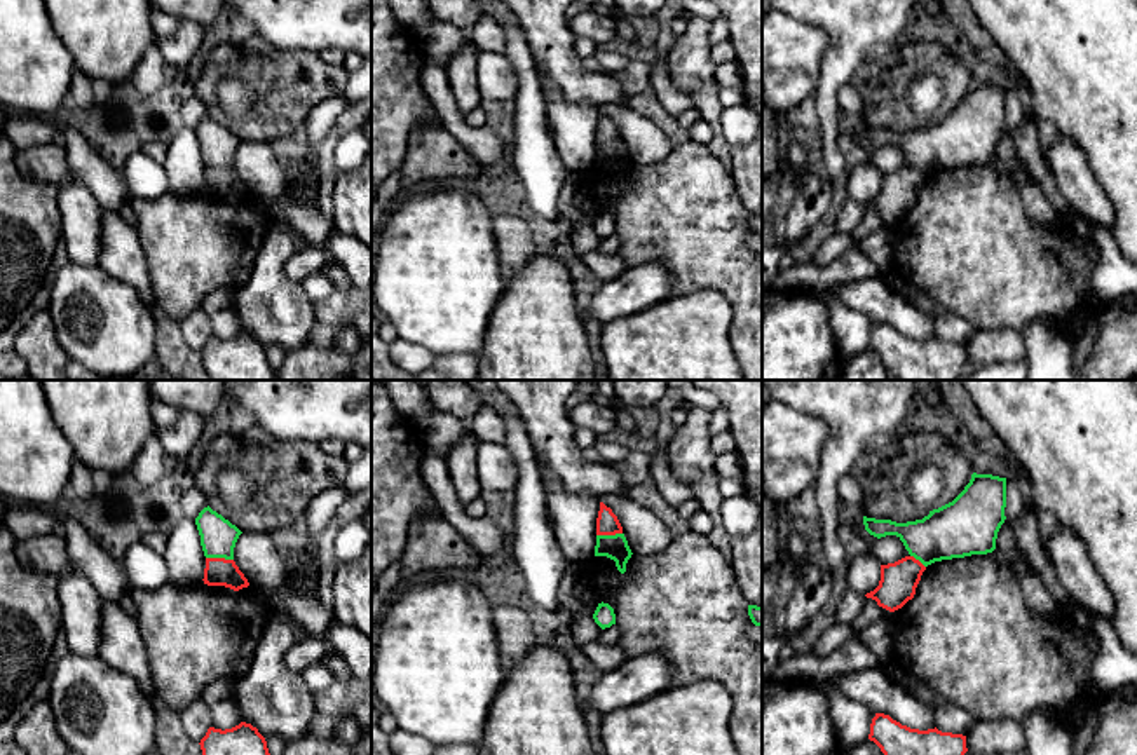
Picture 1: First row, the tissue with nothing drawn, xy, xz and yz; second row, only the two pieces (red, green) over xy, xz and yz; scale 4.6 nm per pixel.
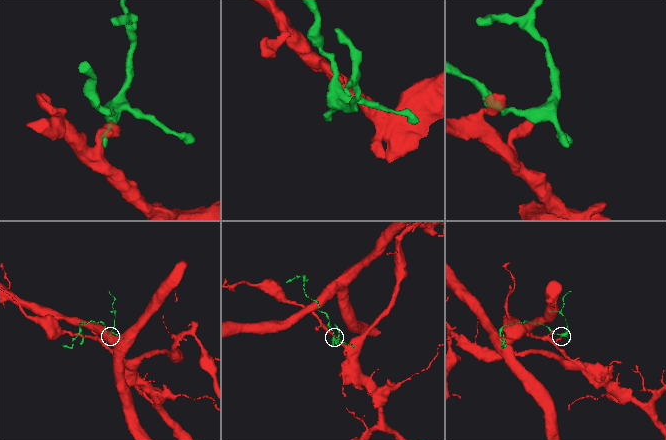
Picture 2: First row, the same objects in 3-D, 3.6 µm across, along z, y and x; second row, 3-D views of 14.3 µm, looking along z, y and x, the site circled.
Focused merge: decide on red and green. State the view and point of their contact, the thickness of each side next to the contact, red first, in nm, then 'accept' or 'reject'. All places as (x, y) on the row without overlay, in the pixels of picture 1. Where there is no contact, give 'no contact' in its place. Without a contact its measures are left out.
xy (220, 168) | 130/170 nm | reject

